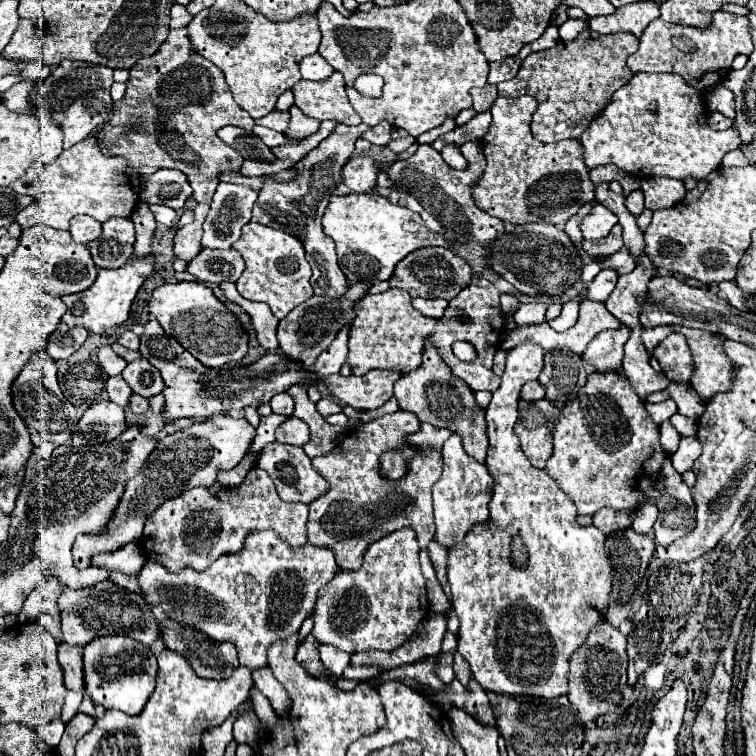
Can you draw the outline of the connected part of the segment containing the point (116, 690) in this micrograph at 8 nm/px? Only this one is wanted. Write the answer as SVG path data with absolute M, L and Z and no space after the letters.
M101 636L85 646L83 662L85 690L95 706L103 706L105 710L121 710L129 716L137 716L145 708L155 688L157 660L151 650L147 654L143 644L131 640L129 636Z

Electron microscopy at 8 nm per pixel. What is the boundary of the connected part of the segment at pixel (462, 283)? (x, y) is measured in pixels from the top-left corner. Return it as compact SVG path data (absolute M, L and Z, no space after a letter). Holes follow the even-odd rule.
M433 246L433 248L421 248L411 256L403 258L391 276L389 286L407 290L413 296L413 306L421 314L429 318L443 318L443 312L447 308L447 300L443 298L455 298L471 282L471 278L473 278L473 272L459 254L455 254L449 248ZM415 296L423 296L423 298L415 298ZM427 298L437 298L437 300L427 300Z

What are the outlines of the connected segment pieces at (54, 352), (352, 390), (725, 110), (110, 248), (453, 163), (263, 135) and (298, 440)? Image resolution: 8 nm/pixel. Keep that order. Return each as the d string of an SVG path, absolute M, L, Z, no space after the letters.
M59 324L59 328L49 338L47 350L53 360L65 360L83 346L87 336L89 330L85 328L67 328L65 324Z
M371 370L365 376L353 376L353 380L335 374L329 376L323 384L329 392L357 410L375 410L383 406L393 396L393 384L401 374L389 370Z
M725 86L715 88L707 96L707 108L711 112L721 112L723 116L731 116L733 120L733 92L729 92Z
M111 218L103 224L103 236L89 244L97 268L119 268L131 254L135 244L135 228L129 218Z
M447 144L447 146L441 150L441 154L443 154L443 160L445 160L451 168L457 168L457 170L465 170L465 168L467 168L467 160L463 158L459 146Z
M255 126L255 128L253 128L253 134L259 136L269 148L275 148L275 146L281 146L281 144L289 142L289 140L285 138L285 134L279 134L279 132L267 130L267 128L263 128L263 126Z
M289 418L277 428L276 440L281 444L305 446L305 442L309 442L309 426L299 418Z

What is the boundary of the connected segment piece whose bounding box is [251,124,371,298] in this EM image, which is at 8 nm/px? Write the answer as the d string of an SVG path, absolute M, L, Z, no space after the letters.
M337 124L329 138L325 138L315 150L311 150L301 162L297 162L293 166L295 170L299 170L299 176L295 180L291 180L287 184L279 184L275 180L265 180L265 186L253 206L253 218L251 218L253 222L261 222L265 226L285 230L287 234L293 234L295 238L303 240L307 260L313 268L311 286L317 296L325 294L325 296L339 298L347 290L347 278L337 264L335 242L329 236L325 236L323 226L321 226L321 218L323 218L329 198L337 186L337 180L341 178L343 166L347 164L347 160L355 152L355 142L369 128L371 126L367 126L367 124L359 124L359 126Z

